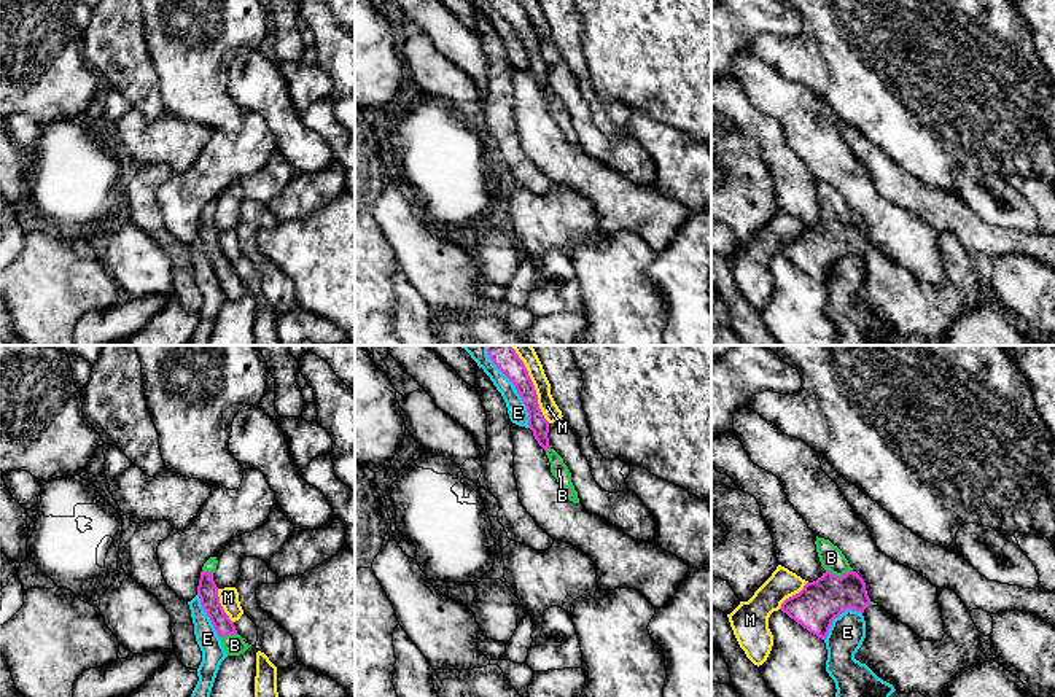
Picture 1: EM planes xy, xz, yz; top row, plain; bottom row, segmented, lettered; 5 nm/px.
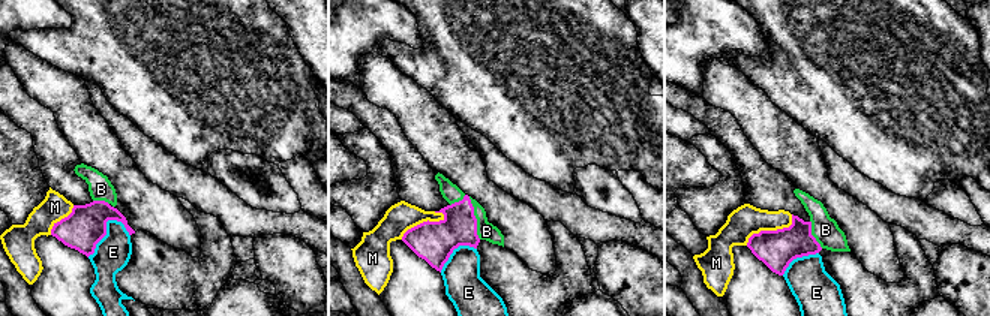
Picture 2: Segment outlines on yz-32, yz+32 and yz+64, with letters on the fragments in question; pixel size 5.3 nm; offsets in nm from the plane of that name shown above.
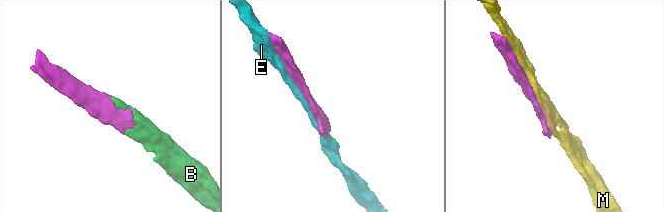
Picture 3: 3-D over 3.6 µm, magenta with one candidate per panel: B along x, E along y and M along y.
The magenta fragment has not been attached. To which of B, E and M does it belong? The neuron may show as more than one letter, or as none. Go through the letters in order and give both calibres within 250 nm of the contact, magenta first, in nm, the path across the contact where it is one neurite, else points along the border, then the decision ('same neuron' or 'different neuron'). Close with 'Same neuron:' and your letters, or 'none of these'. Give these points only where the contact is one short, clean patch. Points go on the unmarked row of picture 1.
B: calibres 220 and 120 nm; same neuron
E: calibres 110 and 100 nm; different neuron
M: calibres 110 and 90 nm; different neuron
Same neuron: B

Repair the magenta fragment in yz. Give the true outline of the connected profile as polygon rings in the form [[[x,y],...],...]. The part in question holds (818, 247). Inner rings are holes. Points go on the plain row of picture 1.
[[[816,180],[816,196],[826,213],[821,221],[807,226],[804,232],[781,247],[781,255],[826,283],[832,264],[847,253],[864,256],[874,247],[864,223],[850,210],[842,194],[829,183]]]

